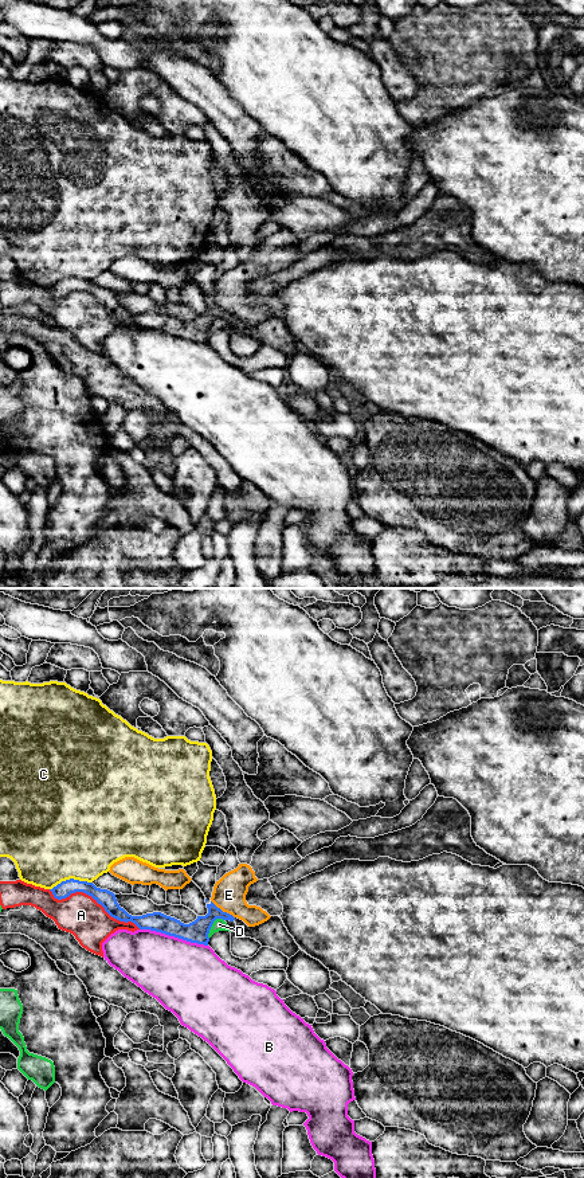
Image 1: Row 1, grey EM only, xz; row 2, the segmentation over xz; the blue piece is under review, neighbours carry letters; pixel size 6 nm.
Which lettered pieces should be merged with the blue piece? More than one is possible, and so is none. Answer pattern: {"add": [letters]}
{"add": []}

